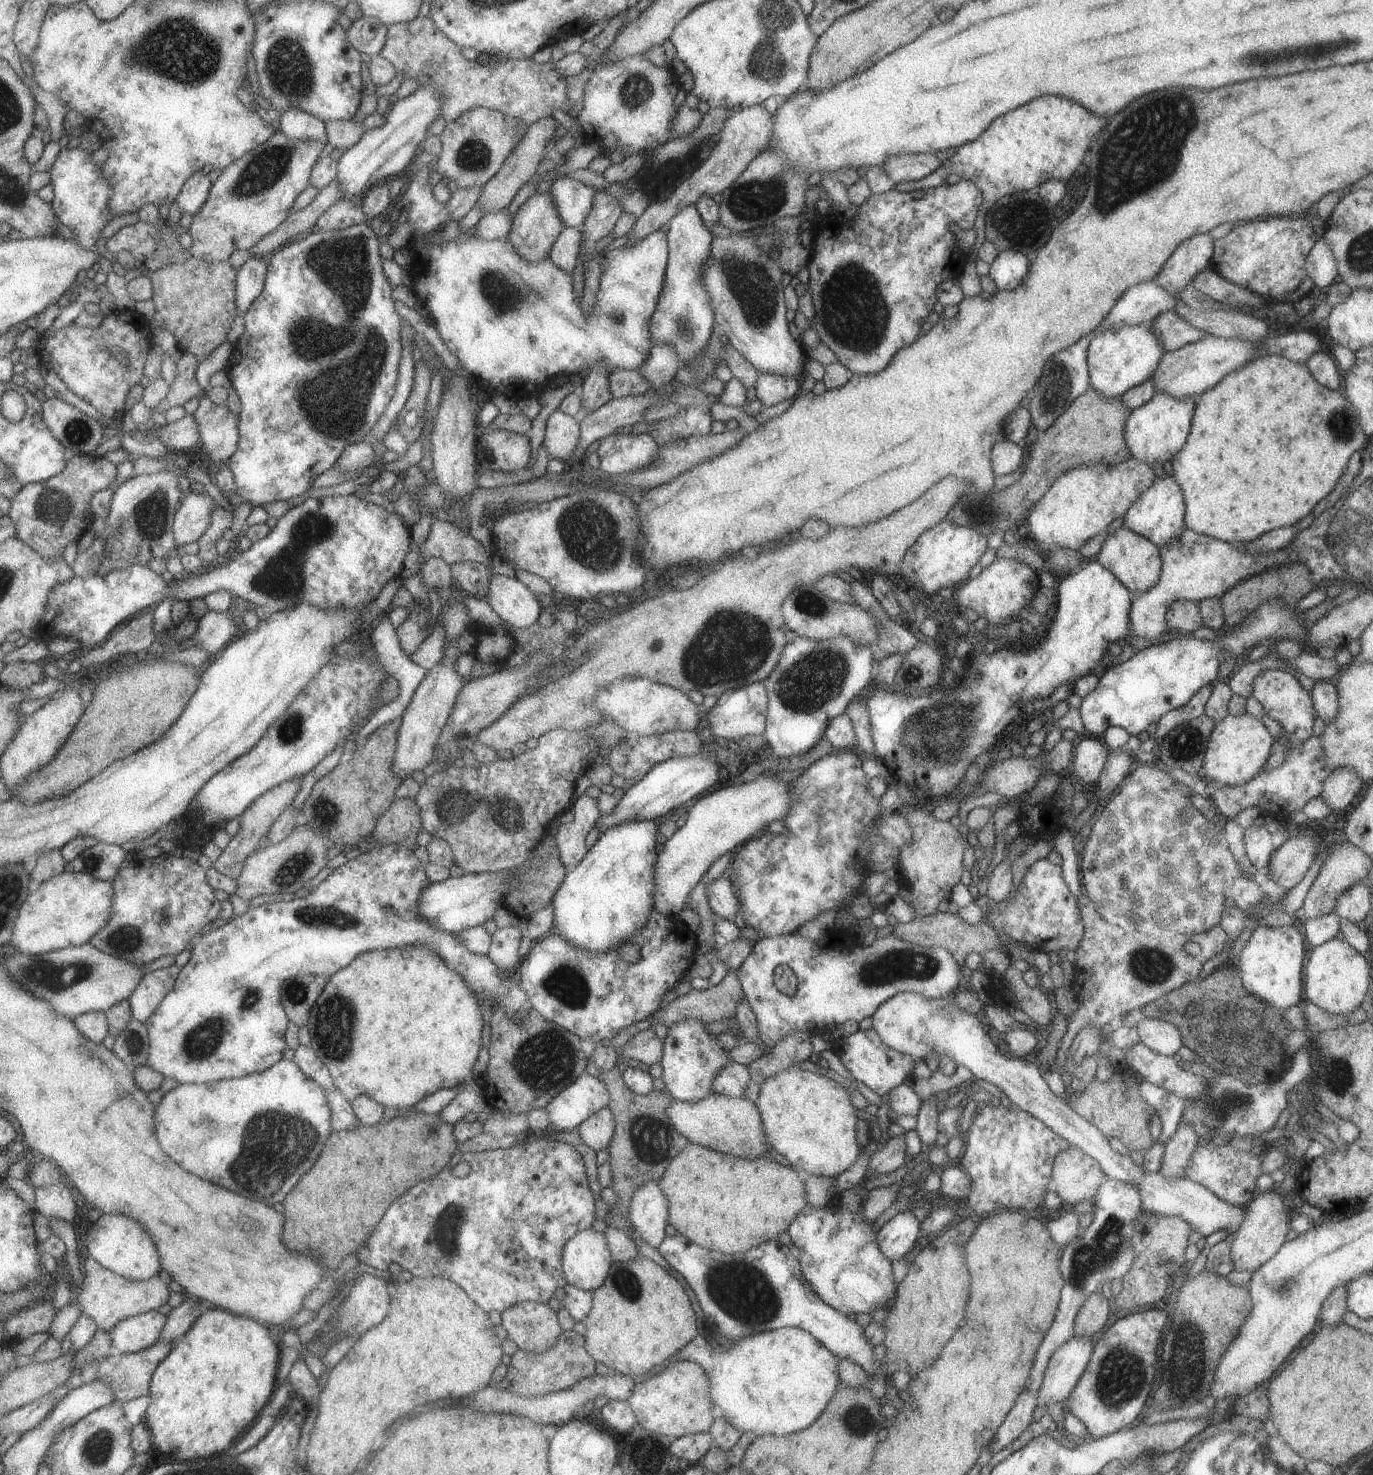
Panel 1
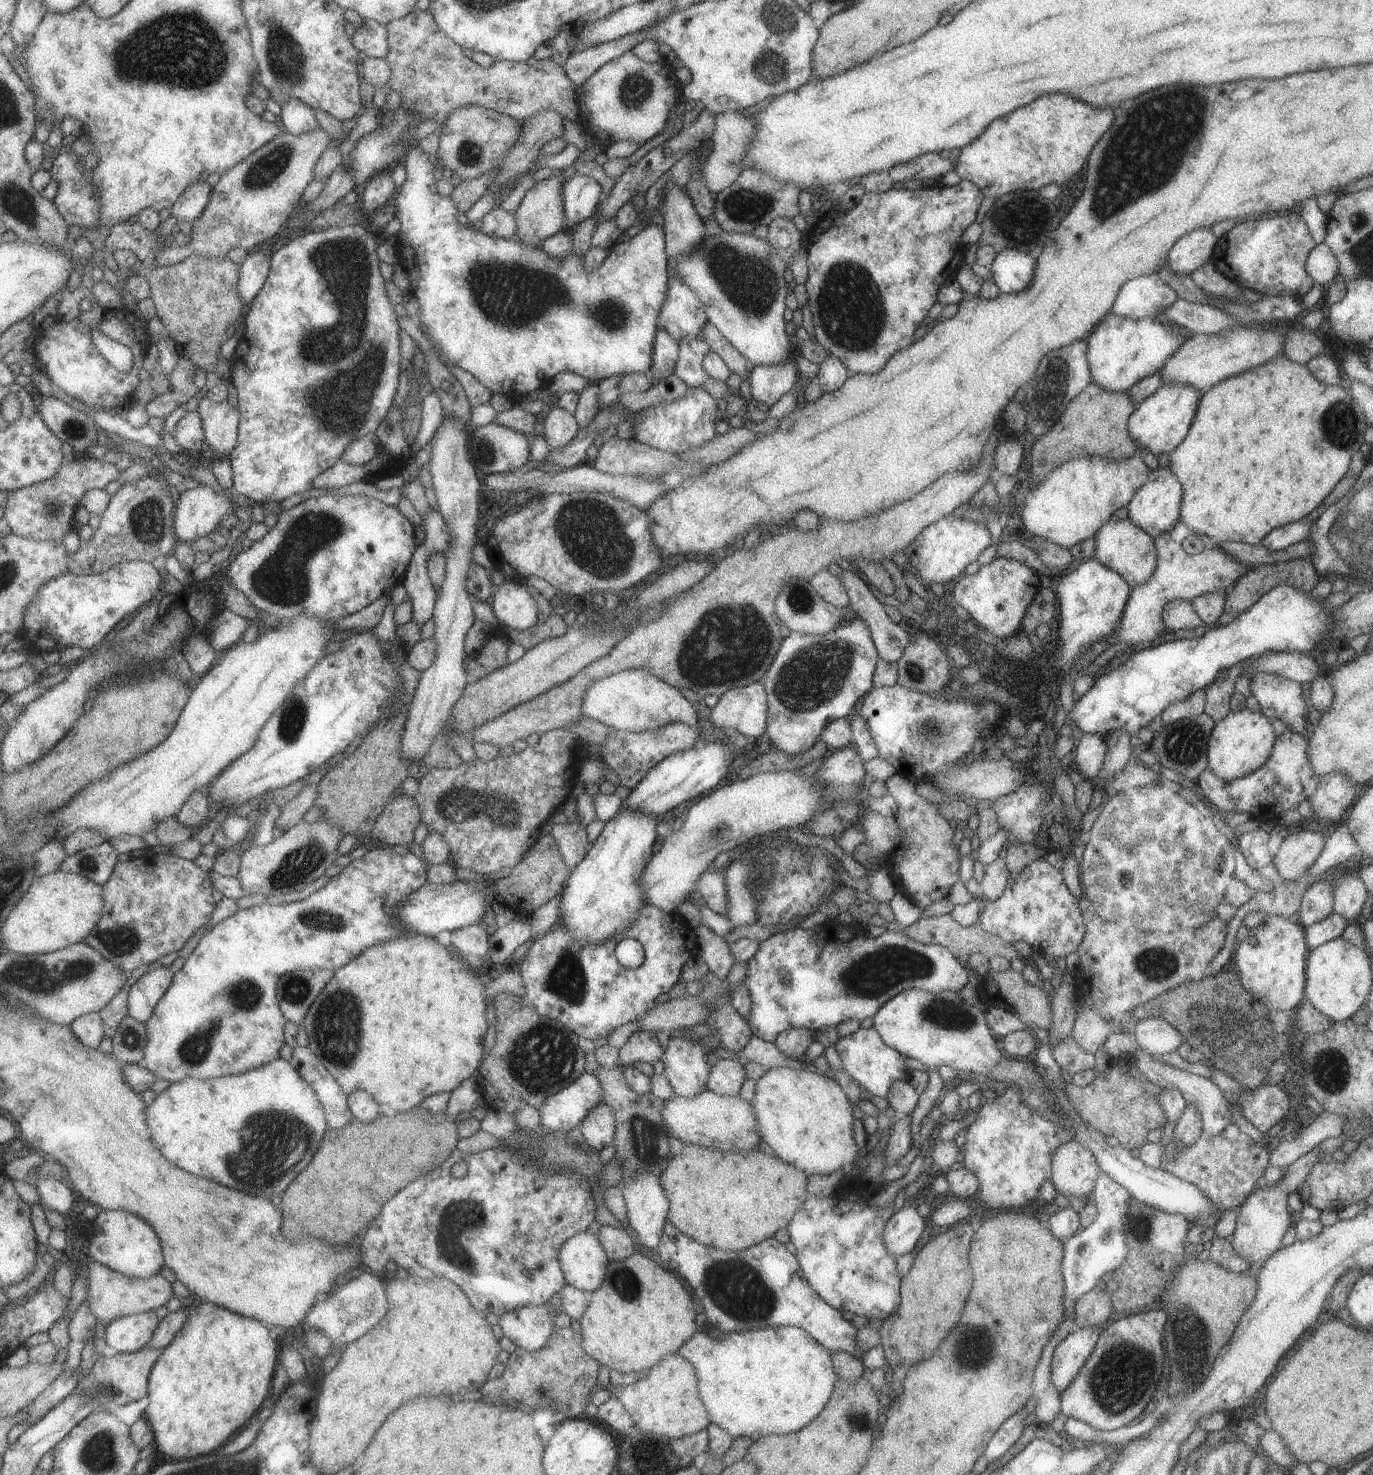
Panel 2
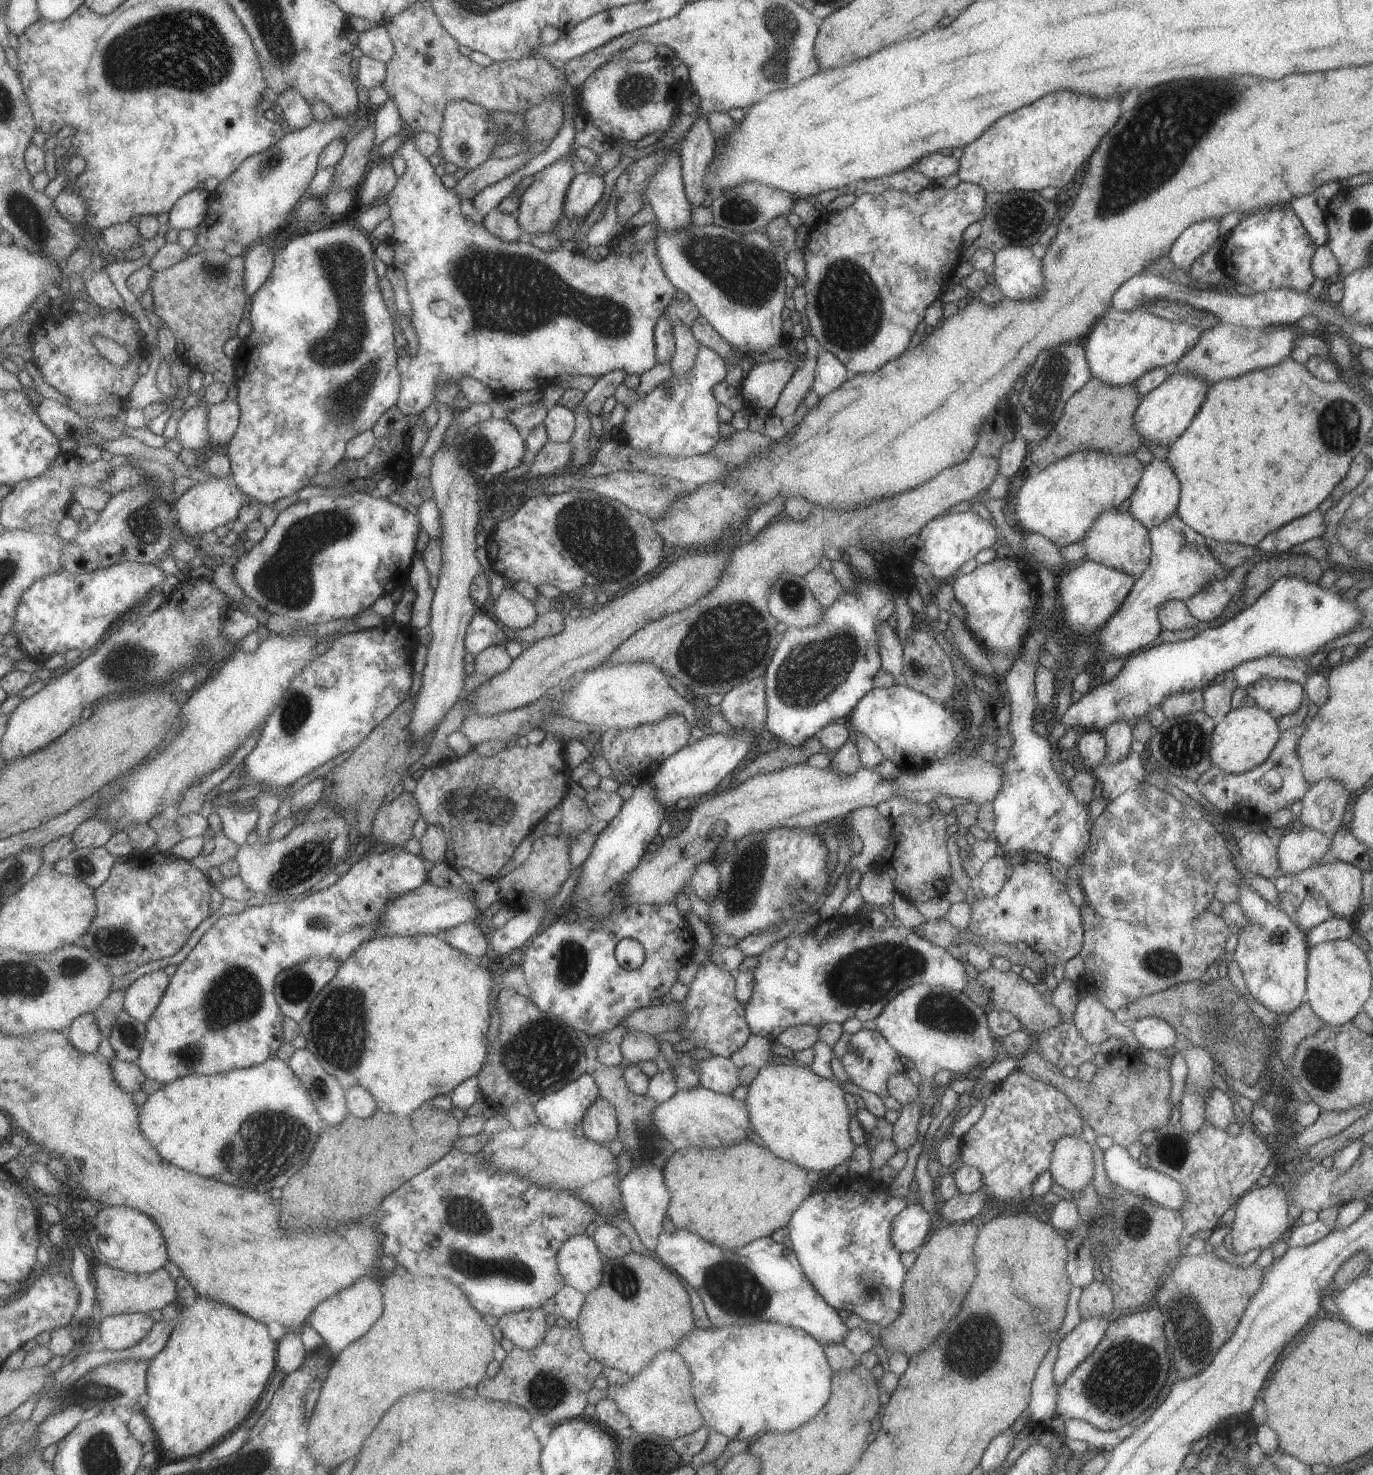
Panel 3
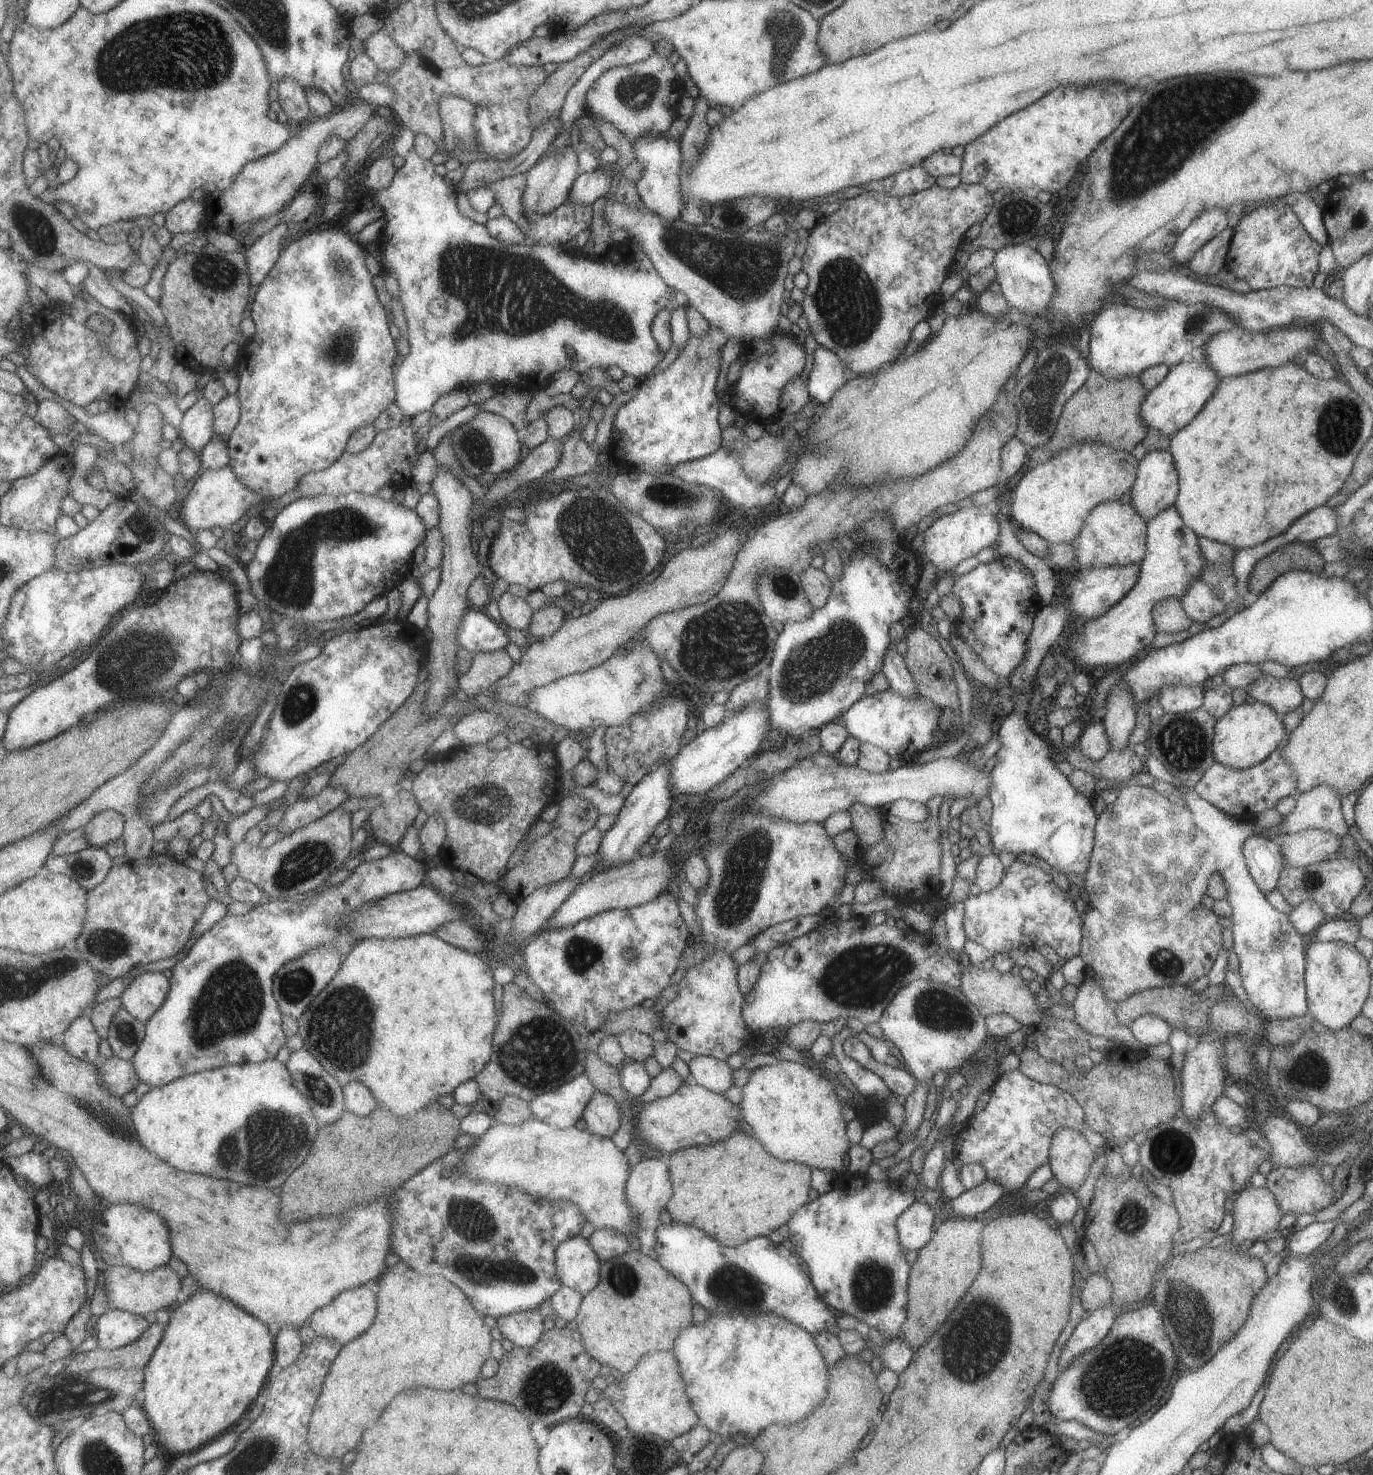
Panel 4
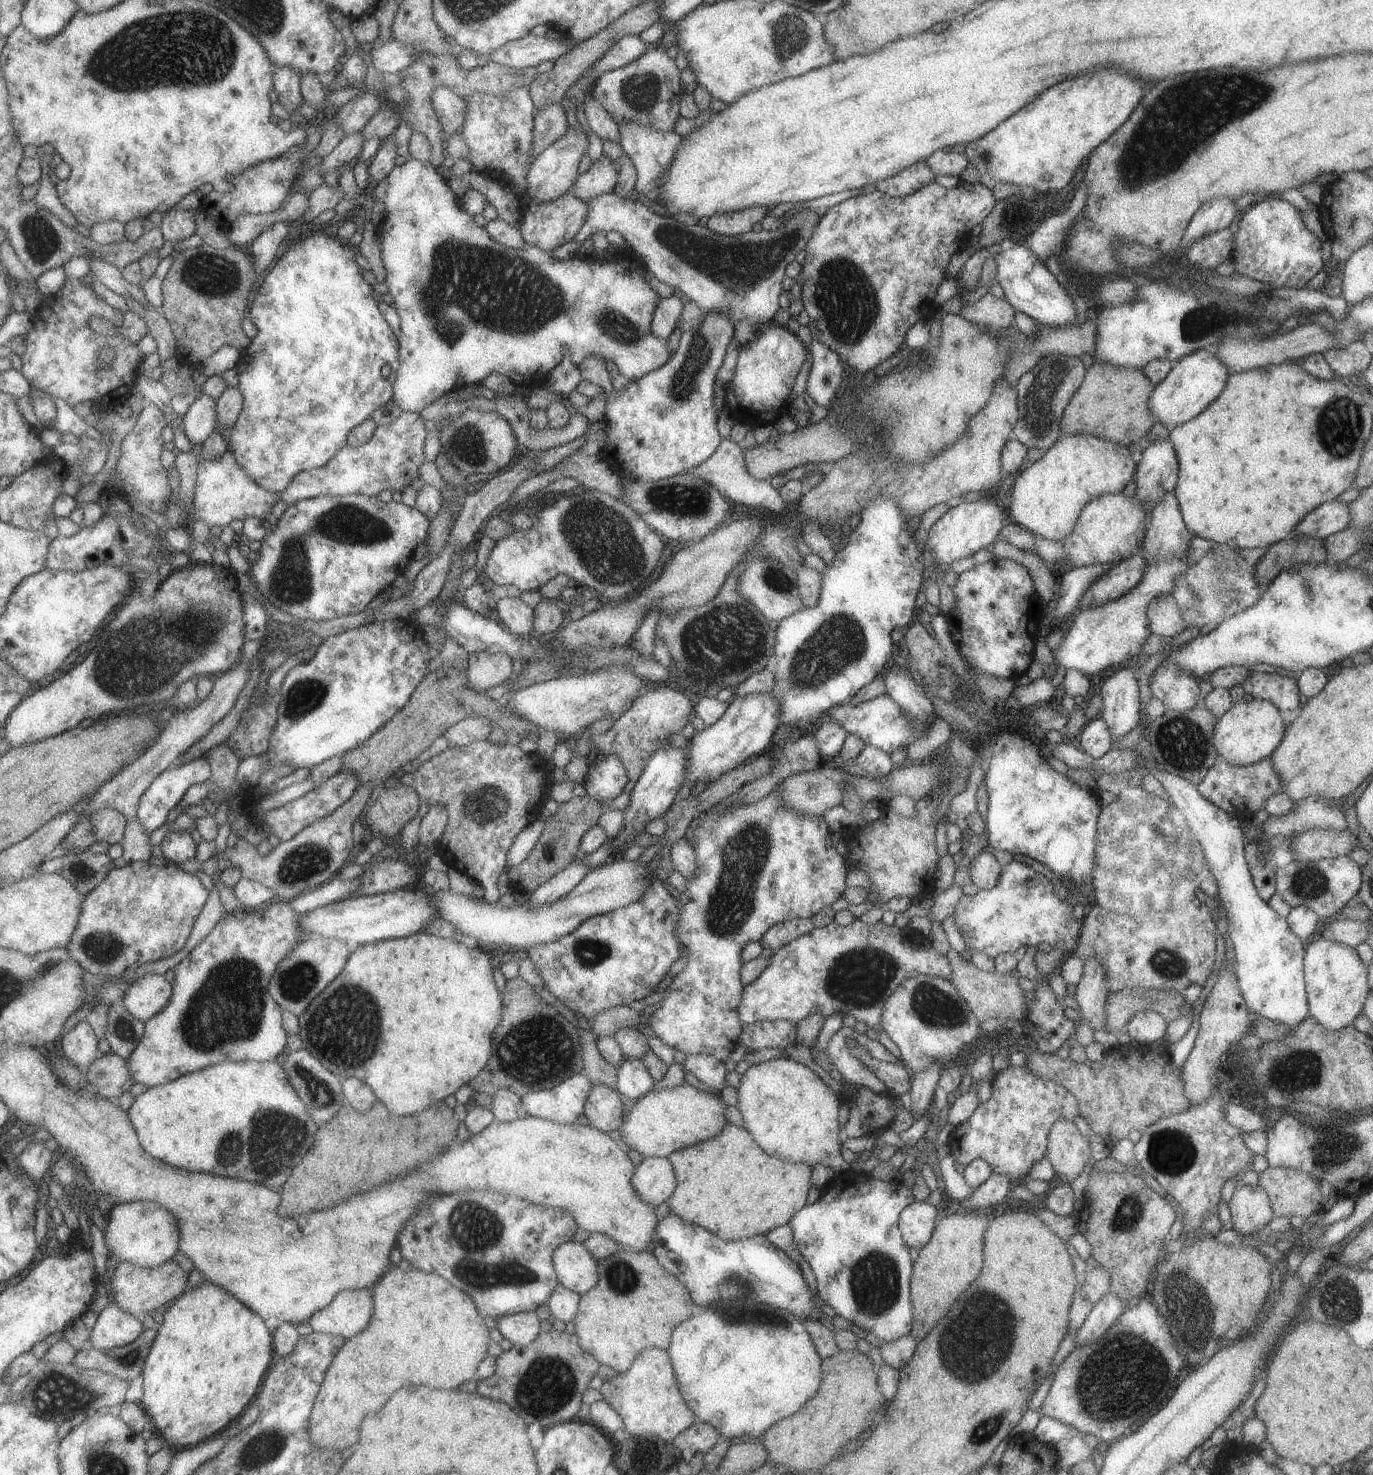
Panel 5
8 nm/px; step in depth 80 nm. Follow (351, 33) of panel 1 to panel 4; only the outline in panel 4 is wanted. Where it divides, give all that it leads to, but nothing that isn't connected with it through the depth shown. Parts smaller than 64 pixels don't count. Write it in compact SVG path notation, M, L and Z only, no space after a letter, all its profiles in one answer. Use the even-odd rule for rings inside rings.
M385 29L376 32L375 35L365 40L363 44L365 46L364 52L373 58L385 72L407 64L405 62L407 56L403 52L403 48L392 39L392 36L389 36L389 33L385 32Z

